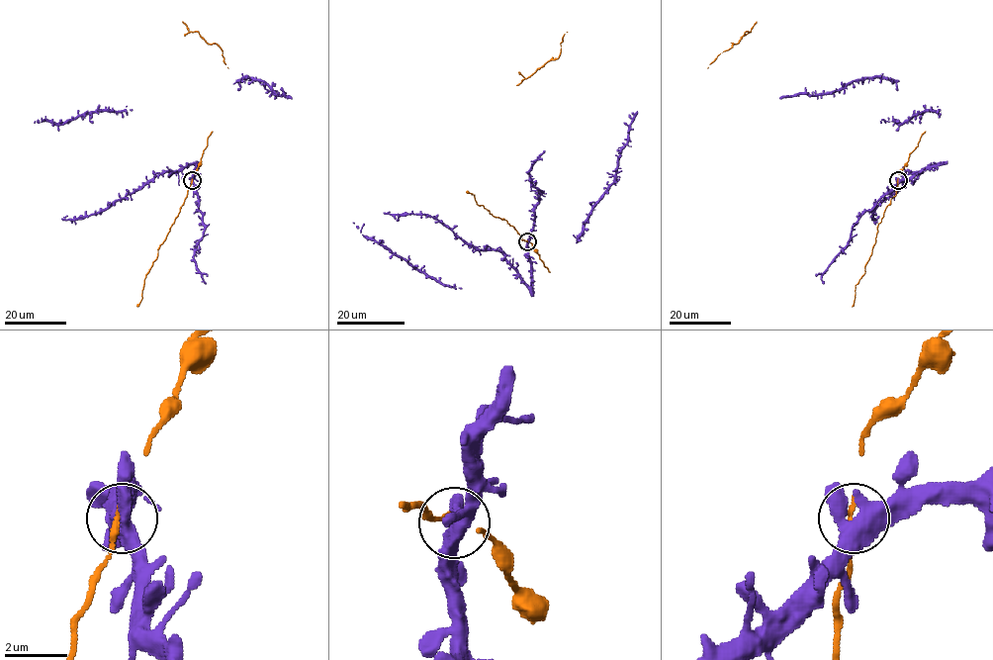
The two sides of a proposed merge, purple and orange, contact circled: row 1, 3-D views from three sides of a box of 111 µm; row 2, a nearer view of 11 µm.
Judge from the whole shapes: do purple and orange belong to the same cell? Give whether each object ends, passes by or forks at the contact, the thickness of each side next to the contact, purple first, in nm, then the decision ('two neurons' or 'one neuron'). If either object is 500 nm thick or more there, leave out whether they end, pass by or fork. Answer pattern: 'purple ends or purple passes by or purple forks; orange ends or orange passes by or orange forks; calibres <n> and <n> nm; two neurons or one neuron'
purple forks; orange ends; calibres 460 and 200 nm; two neurons

